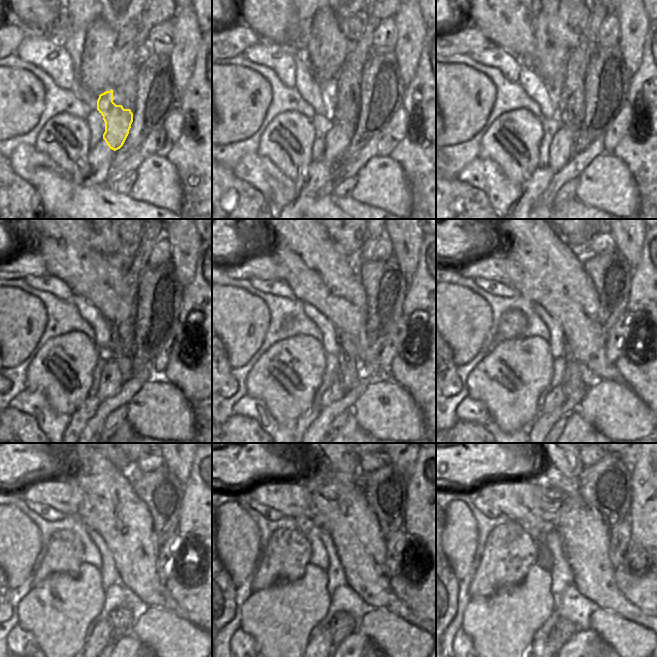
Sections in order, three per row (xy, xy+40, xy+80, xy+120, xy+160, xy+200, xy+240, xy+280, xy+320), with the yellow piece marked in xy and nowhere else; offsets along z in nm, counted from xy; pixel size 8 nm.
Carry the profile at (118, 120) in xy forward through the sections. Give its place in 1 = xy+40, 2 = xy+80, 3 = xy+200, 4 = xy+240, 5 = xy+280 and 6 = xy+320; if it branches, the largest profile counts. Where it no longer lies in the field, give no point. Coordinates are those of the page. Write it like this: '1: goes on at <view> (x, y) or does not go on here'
1: goes on at xy+40 (338, 137)
2: goes on at xy+80 (561, 148)
3: goes on at xy+200 (555, 398)
4: goes on at xy+240 (101, 636)
5: goes on at xy+280 (321, 646)
6: goes on at xy+320 (539, 646)

